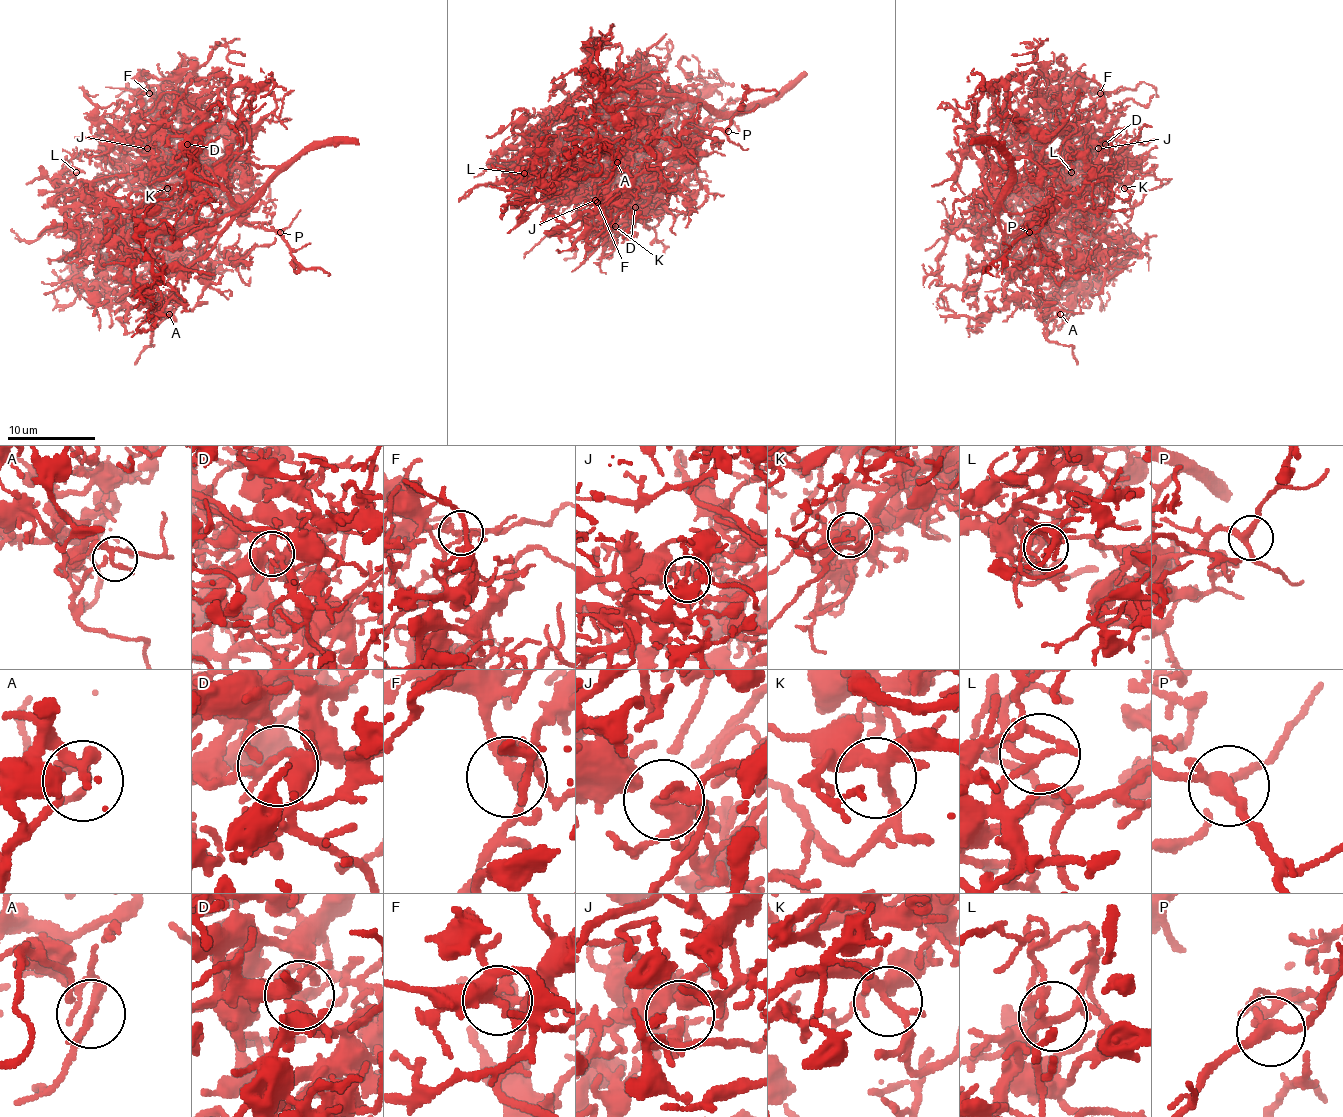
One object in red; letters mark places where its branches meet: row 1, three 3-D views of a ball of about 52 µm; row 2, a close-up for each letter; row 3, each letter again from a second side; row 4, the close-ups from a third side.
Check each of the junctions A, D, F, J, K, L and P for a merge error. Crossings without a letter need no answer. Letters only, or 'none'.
none

